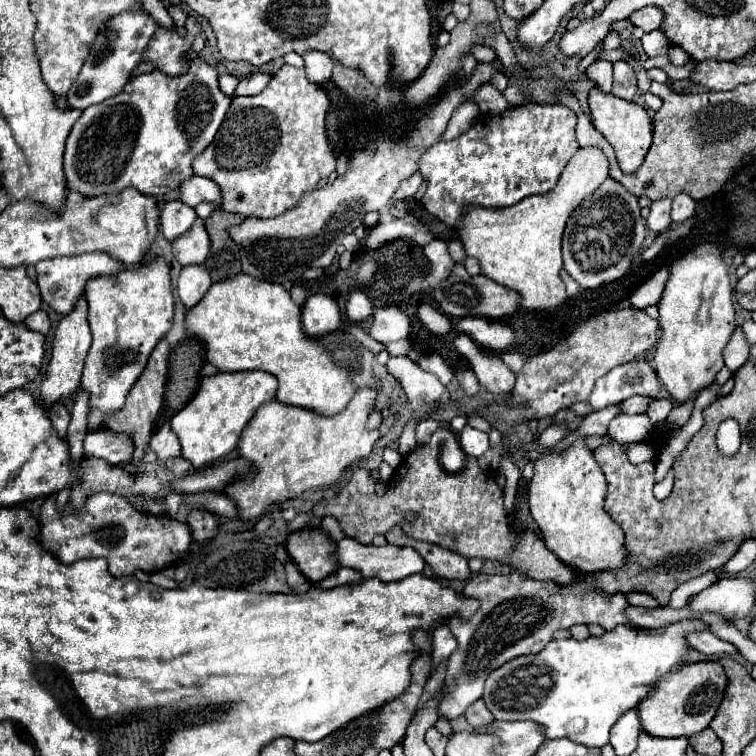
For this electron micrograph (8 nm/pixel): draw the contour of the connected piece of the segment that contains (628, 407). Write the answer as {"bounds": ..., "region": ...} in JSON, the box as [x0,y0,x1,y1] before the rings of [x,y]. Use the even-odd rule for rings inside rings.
{"bounds":[621,397,651,415],"region":[[[631,397],[631,399],[623,401],[621,409],[623,409],[623,413],[633,415],[633,413],[647,413],[649,405],[651,405],[649,399],[643,399],[643,397]]]}

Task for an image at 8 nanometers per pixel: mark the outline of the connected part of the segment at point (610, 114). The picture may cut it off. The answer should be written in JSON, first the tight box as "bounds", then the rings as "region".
{"bounds":[589,87,653,173],"region":[[[593,87],[591,93],[589,93],[589,111],[591,111],[591,123],[593,127],[611,143],[611,147],[615,149],[615,157],[619,161],[619,167],[623,173],[635,173],[649,147],[651,147],[651,133],[653,133],[653,127],[651,127],[651,119],[647,115],[647,111],[633,103],[633,101],[625,101],[625,99],[619,99],[615,95],[607,95],[603,93],[599,87]]]}

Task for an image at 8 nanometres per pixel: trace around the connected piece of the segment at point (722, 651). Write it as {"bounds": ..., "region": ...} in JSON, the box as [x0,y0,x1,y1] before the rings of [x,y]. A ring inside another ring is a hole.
{"bounds":[687,631,737,659],"region":[[[703,631],[703,633],[689,633],[687,635],[687,641],[693,649],[697,649],[699,653],[707,655],[707,657],[713,657],[713,659],[719,659],[719,657],[725,657],[725,655],[735,655],[737,649],[727,643],[727,641],[721,641],[719,637],[715,637],[711,631]]]}

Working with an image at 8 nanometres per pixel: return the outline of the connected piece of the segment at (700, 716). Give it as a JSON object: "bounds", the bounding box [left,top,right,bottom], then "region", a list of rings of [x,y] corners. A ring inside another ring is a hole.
{"bounds":[637,661,727,737],"region":[[[701,661],[673,669],[655,683],[655,689],[637,707],[643,731],[653,737],[689,737],[703,731],[715,717],[725,687],[727,675],[717,661]]]}

